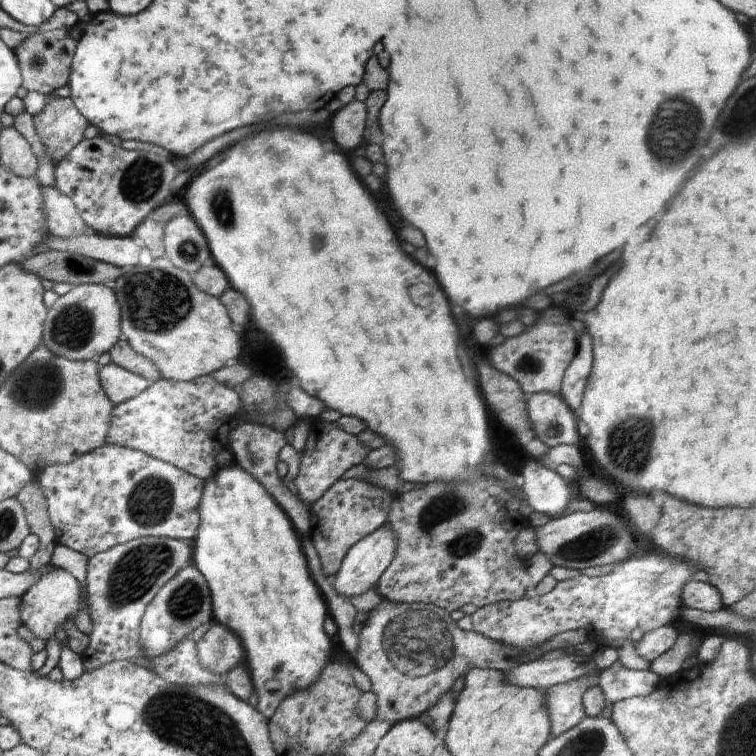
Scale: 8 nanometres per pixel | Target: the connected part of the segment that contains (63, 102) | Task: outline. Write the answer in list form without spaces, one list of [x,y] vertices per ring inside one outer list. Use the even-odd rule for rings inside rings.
[[[50,97],[42,112],[33,116],[38,138],[56,165],[84,139],[89,121],[70,97]]]

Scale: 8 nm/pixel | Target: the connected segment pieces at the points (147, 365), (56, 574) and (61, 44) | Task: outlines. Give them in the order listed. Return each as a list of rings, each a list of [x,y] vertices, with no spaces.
[[[118,340],[116,344],[109,350],[111,361],[134,374],[144,377],[150,382],[157,381],[162,378],[160,371],[156,365],[145,356],[138,354],[128,341]]]
[[[55,568],[37,580],[33,588],[21,596],[21,622],[29,627],[34,636],[43,641],[54,636],[56,628],[62,626],[70,616],[80,612],[80,584],[66,569]]]
[[[60,27],[53,31],[32,34],[14,46],[19,69],[21,72],[21,87],[26,91],[36,91],[50,95],[62,86],[68,85],[71,64],[77,42],[70,38],[69,30]]]

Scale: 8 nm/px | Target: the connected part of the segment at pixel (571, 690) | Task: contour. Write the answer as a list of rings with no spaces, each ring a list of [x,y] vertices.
[[[595,673],[564,684],[552,685],[545,690],[552,736],[570,730],[587,716],[583,705],[583,694],[588,687],[596,685],[598,679],[599,674]]]

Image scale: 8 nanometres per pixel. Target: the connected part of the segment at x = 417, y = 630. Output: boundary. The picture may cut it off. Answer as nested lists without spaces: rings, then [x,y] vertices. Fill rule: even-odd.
[[[384,600],[376,606],[373,613],[364,622],[359,632],[358,650],[354,664],[371,680],[371,691],[377,696],[378,721],[390,721],[392,724],[405,719],[422,718],[431,709],[458,678],[465,677],[470,669],[496,669],[506,672],[520,664],[519,654],[526,650],[514,645],[507,645],[472,629],[465,631],[456,626],[450,613],[439,606],[421,603],[393,603]]]

